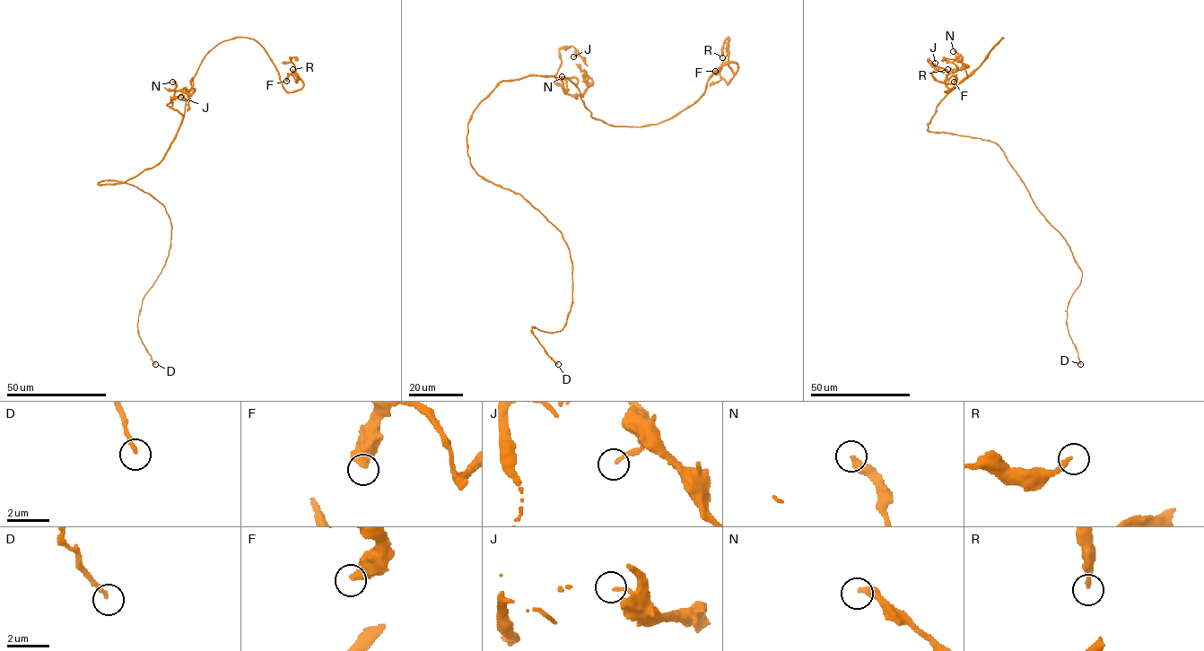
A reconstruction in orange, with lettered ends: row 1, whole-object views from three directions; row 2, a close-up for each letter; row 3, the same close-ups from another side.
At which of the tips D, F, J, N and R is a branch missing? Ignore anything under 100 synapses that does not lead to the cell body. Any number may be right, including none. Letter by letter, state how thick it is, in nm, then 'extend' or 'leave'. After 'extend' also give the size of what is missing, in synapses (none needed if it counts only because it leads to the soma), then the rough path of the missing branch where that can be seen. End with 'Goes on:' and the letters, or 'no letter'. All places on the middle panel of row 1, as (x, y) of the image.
D: 190 nm thick; leave
F: 480 nm thick; leave
J: 140 nm thick; leave
N: 340 nm thick; leave
R: 240 nm thick; leave
Goes on: no letter

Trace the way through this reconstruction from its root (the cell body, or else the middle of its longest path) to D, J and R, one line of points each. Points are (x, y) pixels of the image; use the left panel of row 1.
D: (123, 182), (98, 183), (147, 193), (171, 226), (165, 265), (137, 324), (155, 364)
J: (123, 182), (162, 159), (183, 117), (167, 105), (172, 98), (180, 97)
R: (123, 182), (162, 159), (199, 64), (219, 44), (255, 39), (290, 92), (303, 86), (292, 69)

